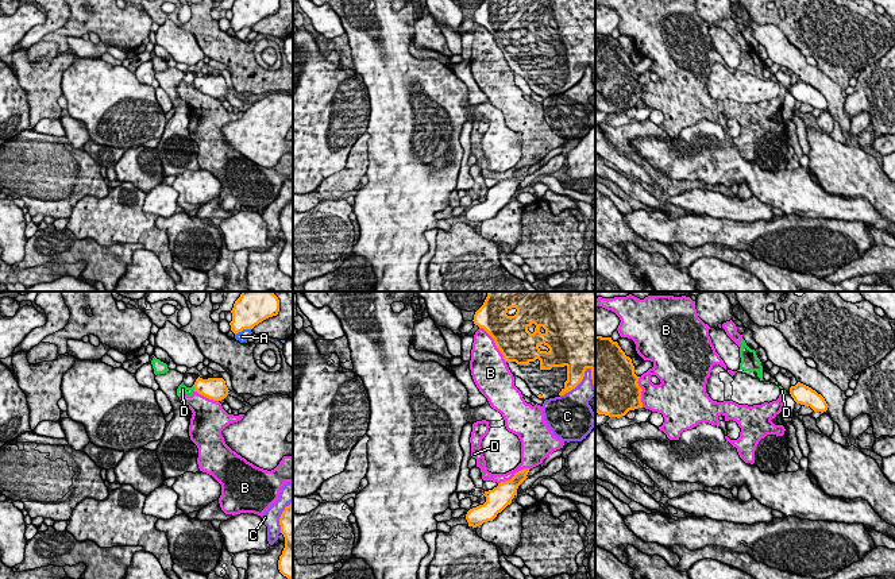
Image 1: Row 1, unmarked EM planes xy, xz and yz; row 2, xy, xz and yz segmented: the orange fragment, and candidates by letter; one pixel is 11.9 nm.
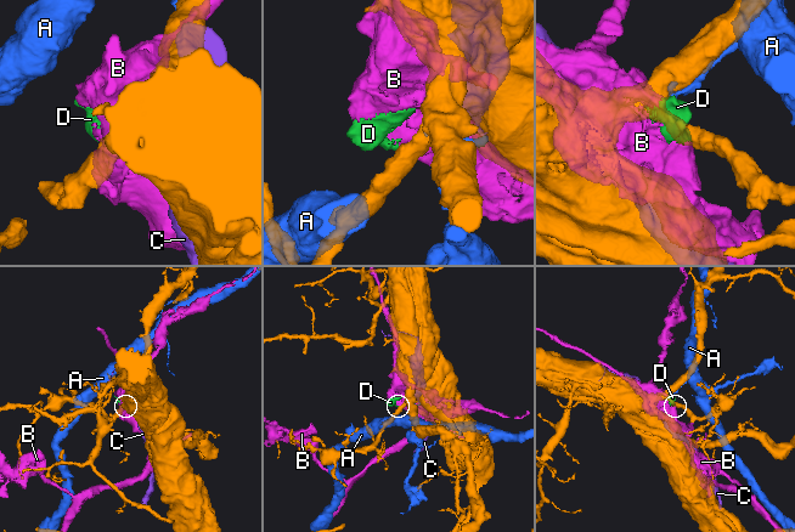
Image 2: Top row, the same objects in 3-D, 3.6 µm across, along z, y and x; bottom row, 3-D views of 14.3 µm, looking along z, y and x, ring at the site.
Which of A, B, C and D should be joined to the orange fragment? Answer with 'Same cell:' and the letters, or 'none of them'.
Same cell: none of them

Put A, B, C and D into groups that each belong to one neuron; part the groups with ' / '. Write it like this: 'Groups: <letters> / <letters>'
Groups: A / B D / C

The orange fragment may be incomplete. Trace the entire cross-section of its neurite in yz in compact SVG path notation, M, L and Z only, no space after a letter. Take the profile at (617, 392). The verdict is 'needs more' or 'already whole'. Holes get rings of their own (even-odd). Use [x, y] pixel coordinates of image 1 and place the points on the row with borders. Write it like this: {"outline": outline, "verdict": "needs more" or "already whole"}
{"outline": "M595 336L595 412L622 417L643 408L639 378L632 359L612 337Z", "verdict": "already whole"}

